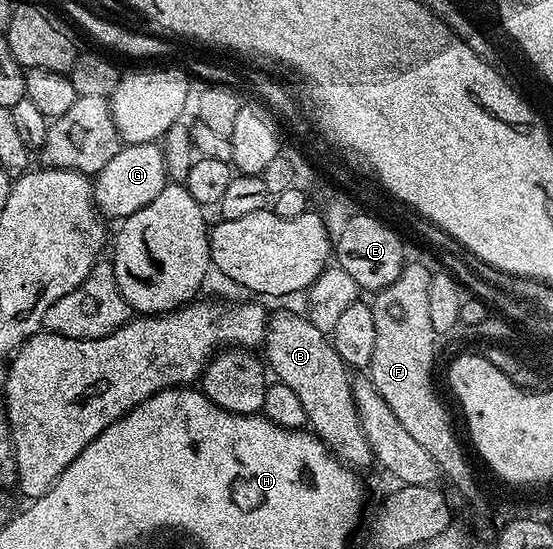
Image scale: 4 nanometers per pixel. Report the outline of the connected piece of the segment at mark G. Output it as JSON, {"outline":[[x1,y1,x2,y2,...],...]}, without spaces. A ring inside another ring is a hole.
{"outline":[[156,142,121,145,118,156,94,176,92,200,96,209,105,219,123,220,130,217,138,208,146,208,162,188,169,185,163,149]]}

